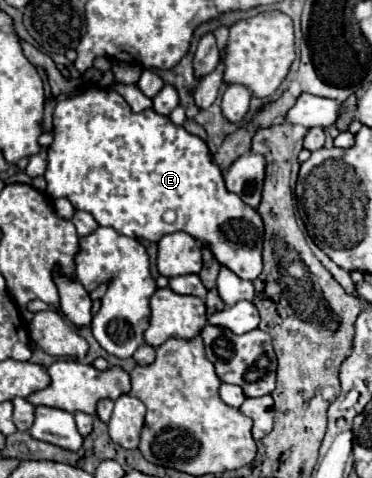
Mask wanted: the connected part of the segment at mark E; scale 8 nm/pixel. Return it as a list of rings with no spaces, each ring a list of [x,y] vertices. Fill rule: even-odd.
[[[92,87],[58,99],[54,109],[54,143],[48,147],[44,179],[50,197],[66,197],[74,209],[88,211],[98,225],[112,227],[120,235],[160,241],[168,233],[184,231],[202,241],[218,263],[232,269],[238,277],[254,281],[262,273],[262,219],[254,207],[248,207],[238,195],[226,191],[222,171],[214,165],[208,145],[152,109],[132,113],[124,97],[114,89]],[[168,209],[176,211],[174,223],[162,219]]]

